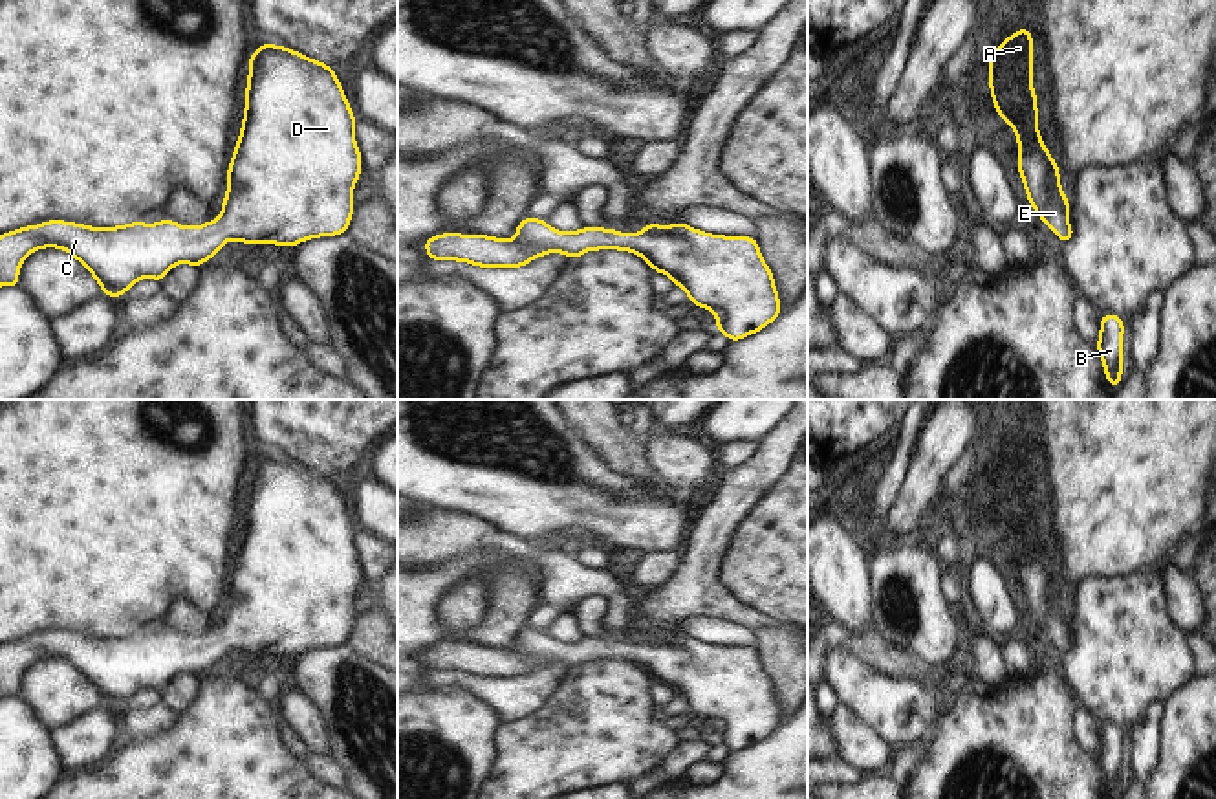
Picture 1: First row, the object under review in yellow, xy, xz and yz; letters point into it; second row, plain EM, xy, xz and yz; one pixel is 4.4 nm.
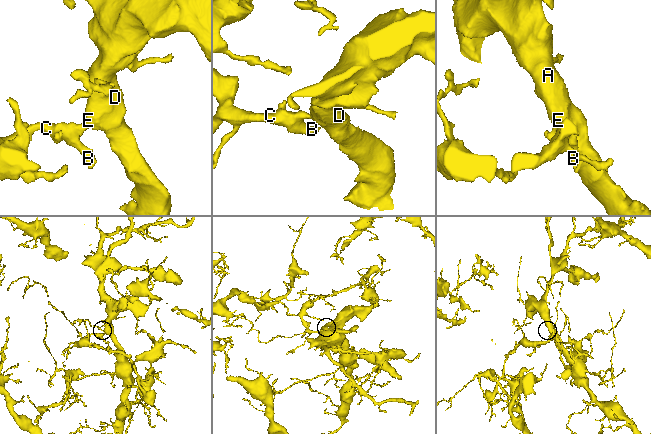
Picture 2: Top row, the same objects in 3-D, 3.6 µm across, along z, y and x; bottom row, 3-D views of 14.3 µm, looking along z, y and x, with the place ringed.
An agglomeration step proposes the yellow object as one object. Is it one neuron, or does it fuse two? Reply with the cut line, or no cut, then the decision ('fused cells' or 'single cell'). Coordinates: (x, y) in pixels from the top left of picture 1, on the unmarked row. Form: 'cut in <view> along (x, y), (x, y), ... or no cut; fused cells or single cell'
no cut; single cell

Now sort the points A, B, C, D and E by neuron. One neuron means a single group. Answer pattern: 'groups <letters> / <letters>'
groups A B C D E

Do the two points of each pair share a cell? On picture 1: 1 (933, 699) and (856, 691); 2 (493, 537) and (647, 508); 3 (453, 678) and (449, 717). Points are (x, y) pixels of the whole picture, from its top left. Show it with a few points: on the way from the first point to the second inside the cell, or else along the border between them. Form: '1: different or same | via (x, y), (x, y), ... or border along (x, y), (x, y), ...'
1: same | via (914, 699), (874, 699)
2: different | border along (469, 514), (535, 543)
3: different | border along (434, 689), (462, 688), (489, 708)

